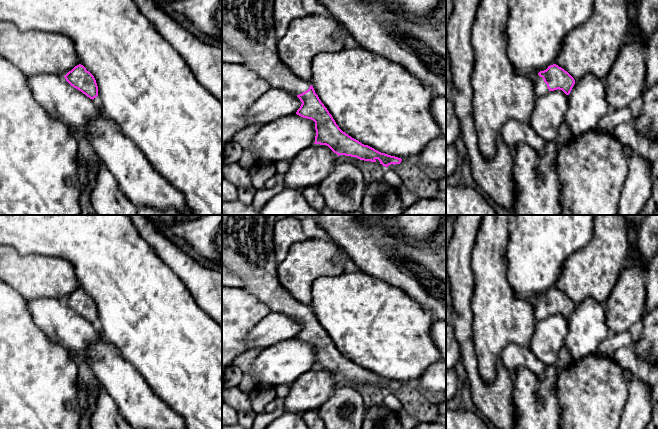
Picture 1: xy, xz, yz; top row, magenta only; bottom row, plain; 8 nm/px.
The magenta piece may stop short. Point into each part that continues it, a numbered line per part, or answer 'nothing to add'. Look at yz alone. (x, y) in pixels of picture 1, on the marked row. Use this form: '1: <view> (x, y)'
1: yz (592, 48)

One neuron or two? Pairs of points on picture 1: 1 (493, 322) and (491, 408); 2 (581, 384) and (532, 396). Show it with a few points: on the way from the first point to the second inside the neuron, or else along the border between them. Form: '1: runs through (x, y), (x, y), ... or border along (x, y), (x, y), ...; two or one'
1: border along (500, 361), (496, 367), (496, 378), (486, 384); two
2: border along (559, 372), (558, 404), (562, 413); two

